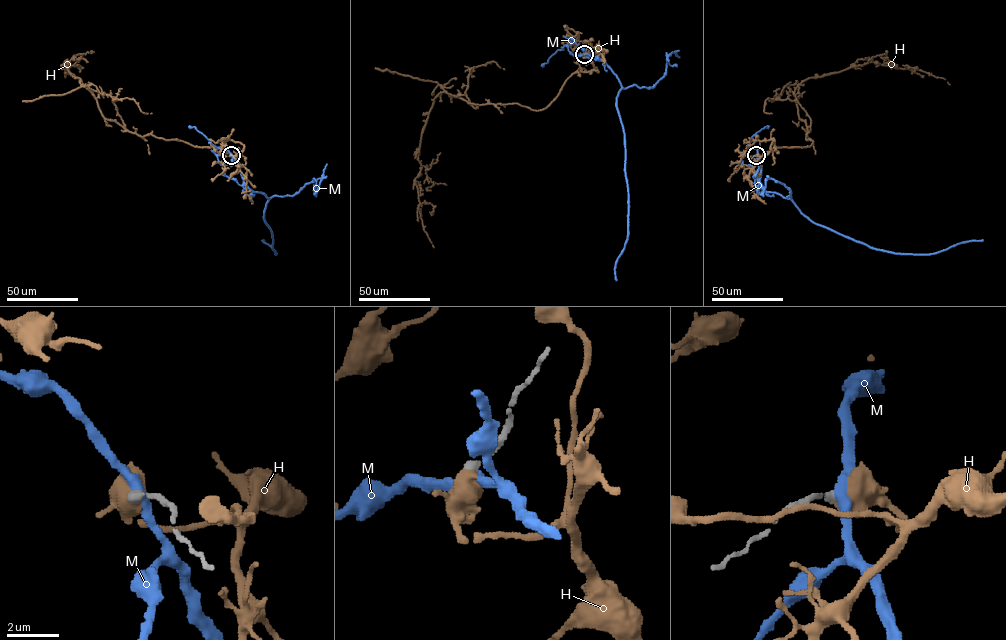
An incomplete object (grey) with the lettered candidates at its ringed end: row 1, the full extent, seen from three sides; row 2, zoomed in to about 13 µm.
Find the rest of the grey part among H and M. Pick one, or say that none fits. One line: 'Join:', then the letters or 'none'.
Join: H

